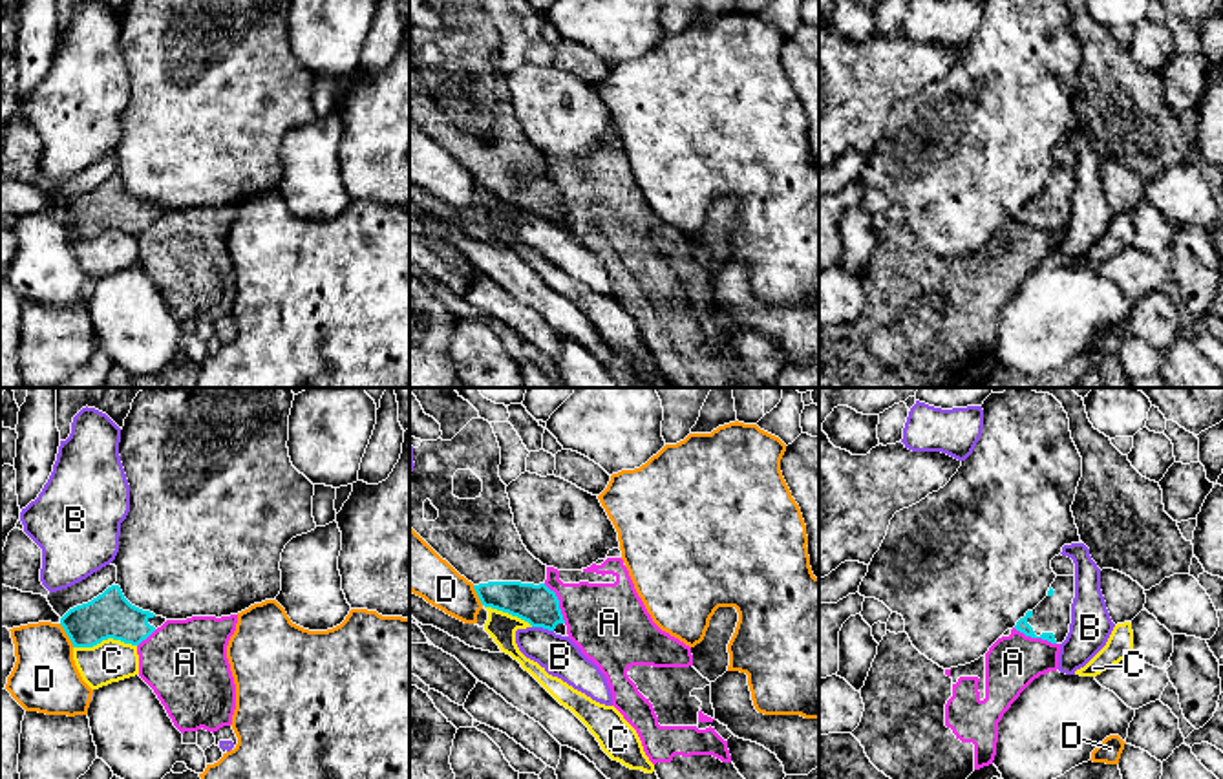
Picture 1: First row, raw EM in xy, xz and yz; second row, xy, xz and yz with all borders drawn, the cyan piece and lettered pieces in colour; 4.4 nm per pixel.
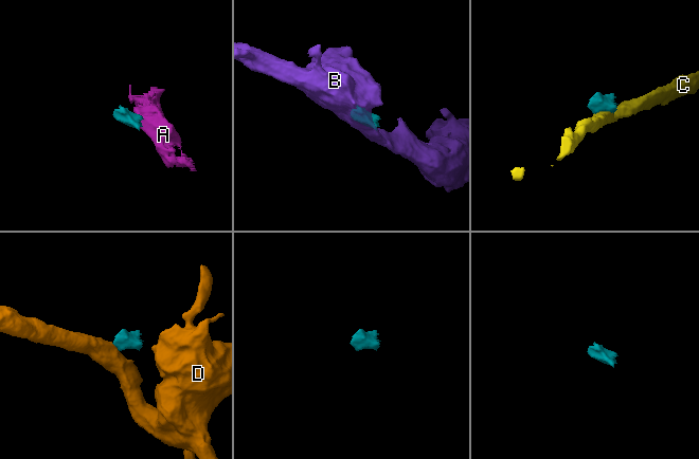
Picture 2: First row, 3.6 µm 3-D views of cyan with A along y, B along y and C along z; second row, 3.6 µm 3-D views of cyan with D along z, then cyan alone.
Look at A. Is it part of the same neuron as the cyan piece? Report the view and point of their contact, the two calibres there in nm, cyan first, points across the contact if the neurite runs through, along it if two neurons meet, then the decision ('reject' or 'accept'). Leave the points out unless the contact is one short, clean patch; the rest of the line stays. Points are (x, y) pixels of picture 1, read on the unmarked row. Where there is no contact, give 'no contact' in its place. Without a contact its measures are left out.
contact yz (1035, 227); calibres 60 and 240 nm; border yz (1013, 218), (1055, 234); reject

